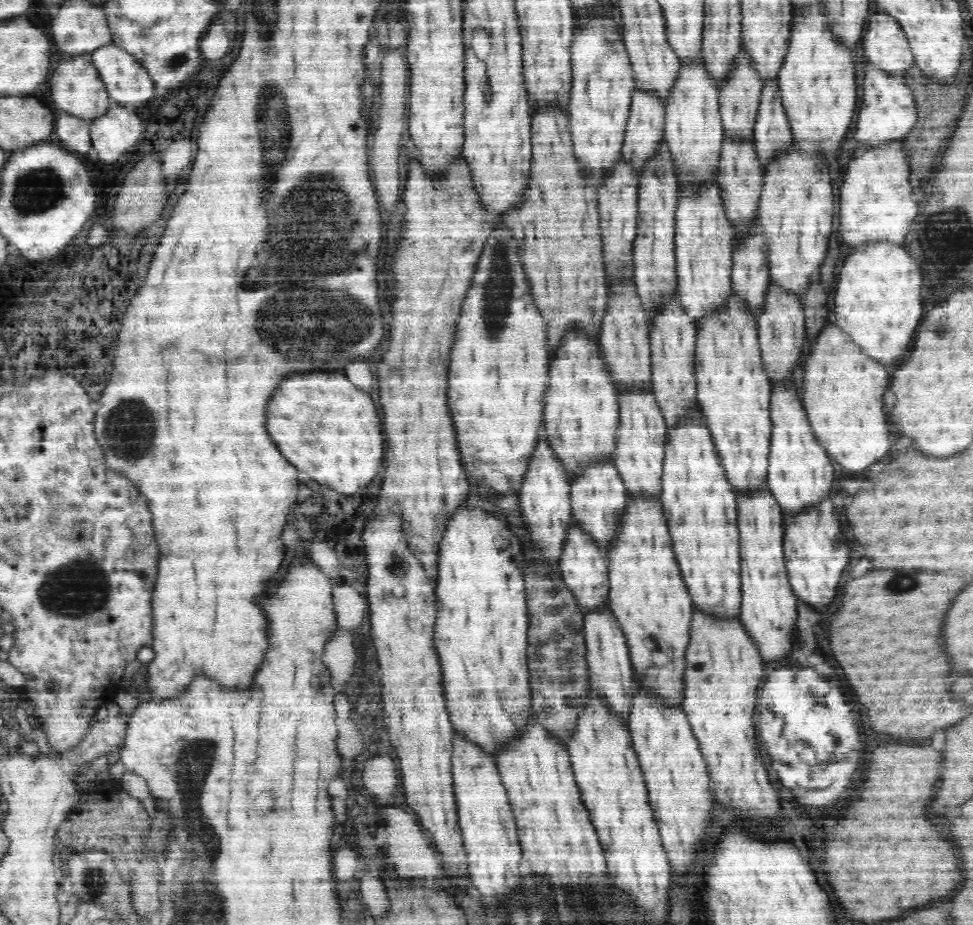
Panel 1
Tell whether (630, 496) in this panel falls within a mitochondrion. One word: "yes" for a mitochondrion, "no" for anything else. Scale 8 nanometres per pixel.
no

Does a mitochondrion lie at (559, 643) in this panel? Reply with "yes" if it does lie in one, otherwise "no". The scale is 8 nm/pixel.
yes

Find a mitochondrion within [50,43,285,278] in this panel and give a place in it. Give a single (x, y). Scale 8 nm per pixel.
(172, 62)

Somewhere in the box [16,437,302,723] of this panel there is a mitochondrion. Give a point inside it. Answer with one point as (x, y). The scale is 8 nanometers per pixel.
(66, 596)

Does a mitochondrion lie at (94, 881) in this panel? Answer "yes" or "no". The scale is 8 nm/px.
yes

